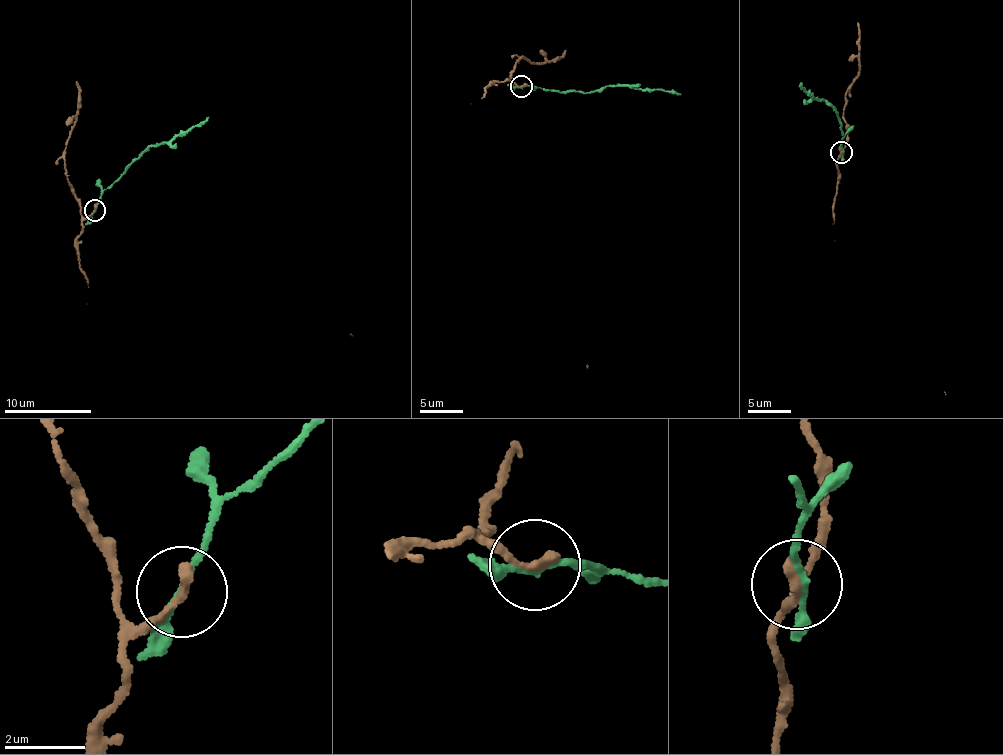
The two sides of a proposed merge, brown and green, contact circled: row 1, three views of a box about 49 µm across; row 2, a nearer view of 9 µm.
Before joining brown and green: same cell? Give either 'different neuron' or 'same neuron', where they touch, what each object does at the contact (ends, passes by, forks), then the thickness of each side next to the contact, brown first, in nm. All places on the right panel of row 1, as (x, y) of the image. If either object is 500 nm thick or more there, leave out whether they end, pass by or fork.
different neuron; at (841, 152); brown ends there; green passes by; 300 nm thick on the brown side, 140 nm on the other

